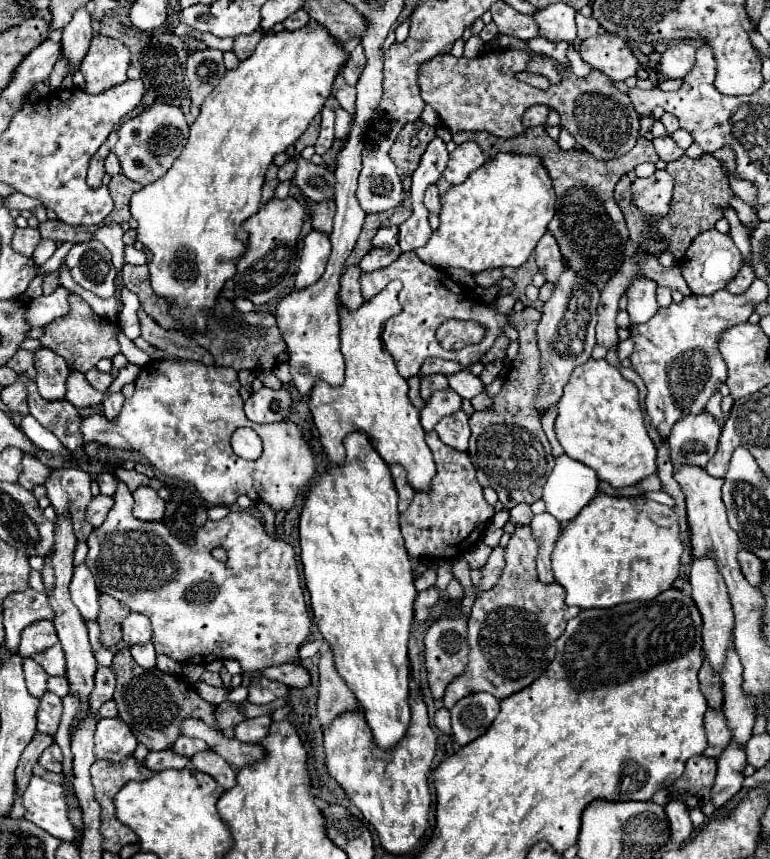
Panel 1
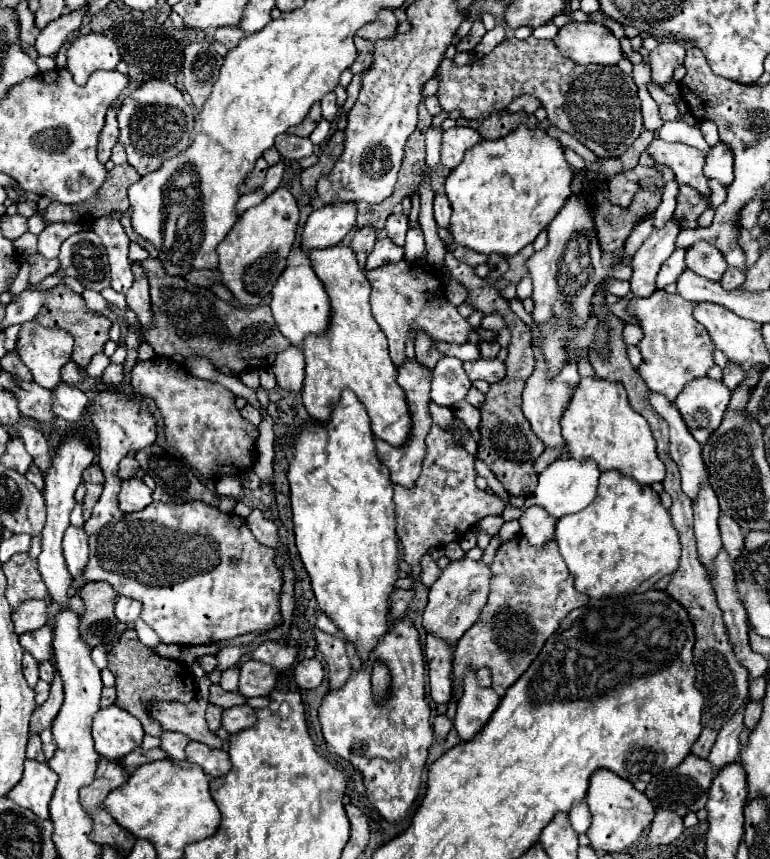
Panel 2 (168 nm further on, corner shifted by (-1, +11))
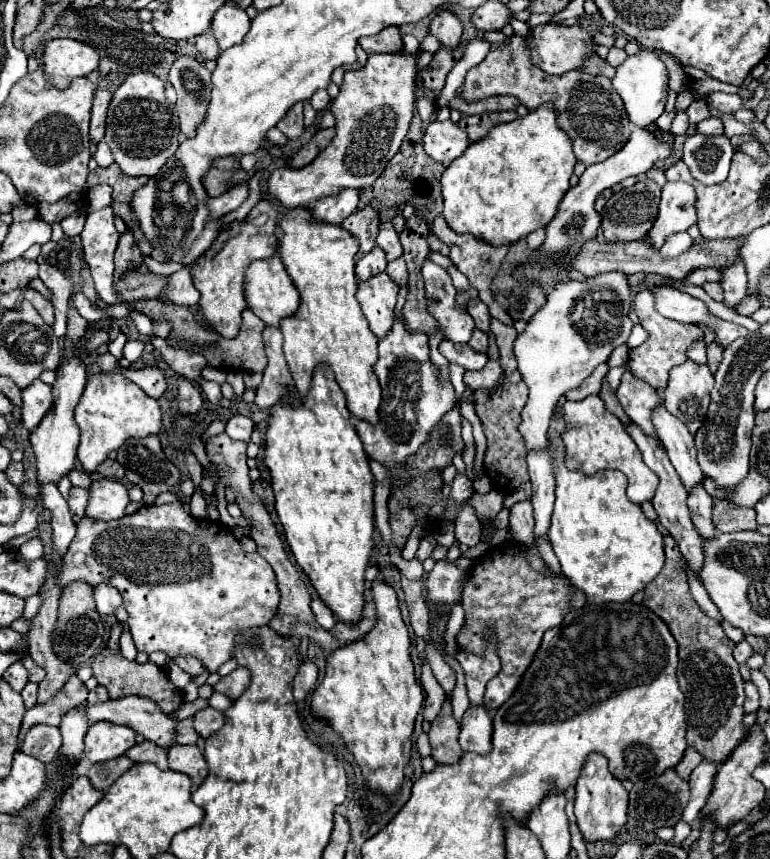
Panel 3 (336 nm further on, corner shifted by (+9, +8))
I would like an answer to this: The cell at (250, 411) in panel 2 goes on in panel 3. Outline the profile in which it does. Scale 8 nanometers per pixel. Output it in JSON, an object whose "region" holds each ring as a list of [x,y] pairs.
{"region":[[[234,415],[226,423],[226,435],[230,435],[232,439],[238,439],[238,441],[250,441],[252,429],[254,429],[254,421],[246,415]]]}

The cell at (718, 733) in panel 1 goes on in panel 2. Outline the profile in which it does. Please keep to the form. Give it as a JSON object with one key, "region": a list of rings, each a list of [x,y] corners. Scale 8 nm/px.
{"region":[[[704,728],[702,730],[702,734],[700,734],[700,738],[694,742],[694,746],[692,746],[692,754],[694,756],[700,756],[700,758],[706,758],[708,754],[710,754],[710,748],[714,746],[714,740],[716,740],[716,732],[714,730],[710,730],[710,728]]]}

